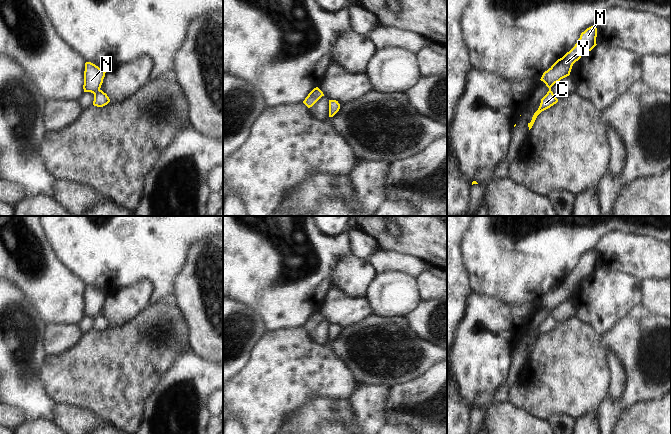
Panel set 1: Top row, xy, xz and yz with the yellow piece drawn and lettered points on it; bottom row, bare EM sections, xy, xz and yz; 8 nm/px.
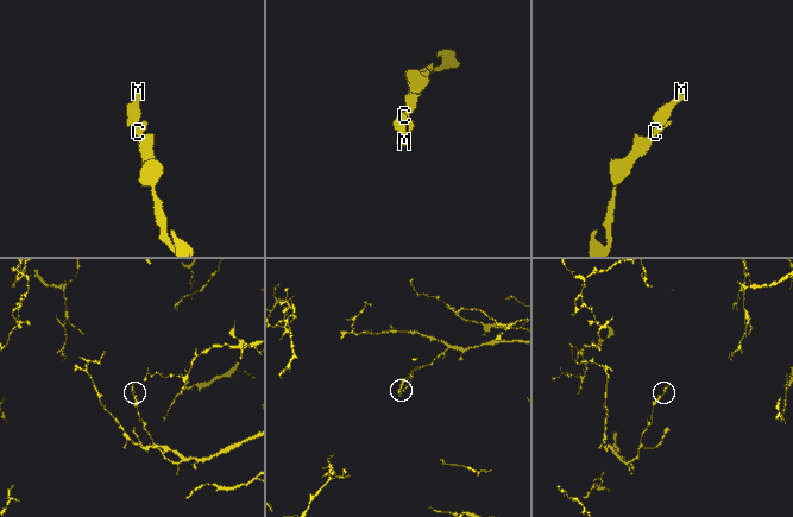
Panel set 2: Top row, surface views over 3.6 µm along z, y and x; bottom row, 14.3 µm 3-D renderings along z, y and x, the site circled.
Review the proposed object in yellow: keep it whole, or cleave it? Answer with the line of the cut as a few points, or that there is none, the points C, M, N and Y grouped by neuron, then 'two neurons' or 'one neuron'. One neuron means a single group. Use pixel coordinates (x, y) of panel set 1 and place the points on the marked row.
no cut | C M N Y | one neuron

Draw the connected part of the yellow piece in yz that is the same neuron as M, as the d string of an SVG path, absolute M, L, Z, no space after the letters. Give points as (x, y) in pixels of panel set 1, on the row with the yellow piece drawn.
M591 26L581 33L575 46L567 52L562 58L558 59L541 77L549 88L547 94L541 99L538 110L534 113L532 120L528 123L529 130L532 128L537 116L544 110L550 108L558 102L551 91L551 87L561 79L570 75L573 64L578 61L582 55L591 51L596 44L597 28Z

